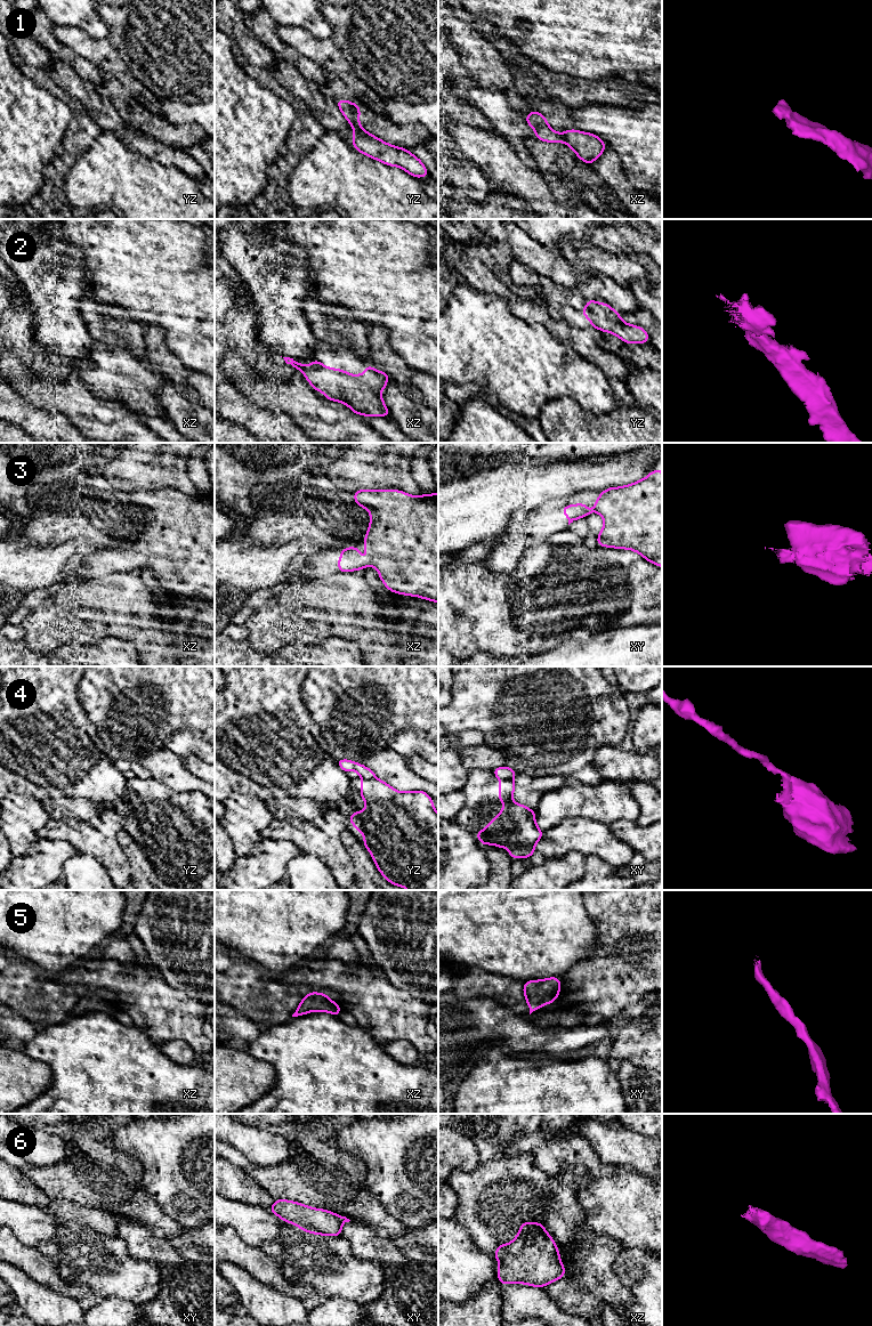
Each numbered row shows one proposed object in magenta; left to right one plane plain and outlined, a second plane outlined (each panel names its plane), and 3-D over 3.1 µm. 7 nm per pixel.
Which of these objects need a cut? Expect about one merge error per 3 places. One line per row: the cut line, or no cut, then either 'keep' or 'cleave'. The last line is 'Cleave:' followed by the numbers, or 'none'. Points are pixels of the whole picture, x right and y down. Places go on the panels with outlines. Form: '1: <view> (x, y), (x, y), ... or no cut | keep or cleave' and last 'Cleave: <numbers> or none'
1: yz (352, 122), (358, 123) | cleave
2: no cut | keep
3: no cut | keep
4: yz (374, 777), (363, 779) | cleave
5: no cut | keep
6: no cut | keep
Cleave: 1, 4

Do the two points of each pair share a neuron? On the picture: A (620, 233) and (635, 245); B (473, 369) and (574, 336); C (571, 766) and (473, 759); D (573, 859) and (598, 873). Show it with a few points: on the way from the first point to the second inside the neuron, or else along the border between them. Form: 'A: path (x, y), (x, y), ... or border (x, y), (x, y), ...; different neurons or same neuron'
A: path (623, 236), (631, 242); same neuron
B: border (538, 323), (570, 350); different neurons
C: border (485, 744), (498, 749), (507, 765); different neurons
D: border (587, 857), (584, 873), (580, 878); different neurons

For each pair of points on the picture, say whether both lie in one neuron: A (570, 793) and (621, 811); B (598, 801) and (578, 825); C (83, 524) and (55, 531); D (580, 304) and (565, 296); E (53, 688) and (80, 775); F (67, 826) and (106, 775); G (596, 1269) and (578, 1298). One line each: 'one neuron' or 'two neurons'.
A: one neuron
B: two neurons
C: one neuron
D: one neuron
E: one neuron
F: two neurons
G: one neuron

